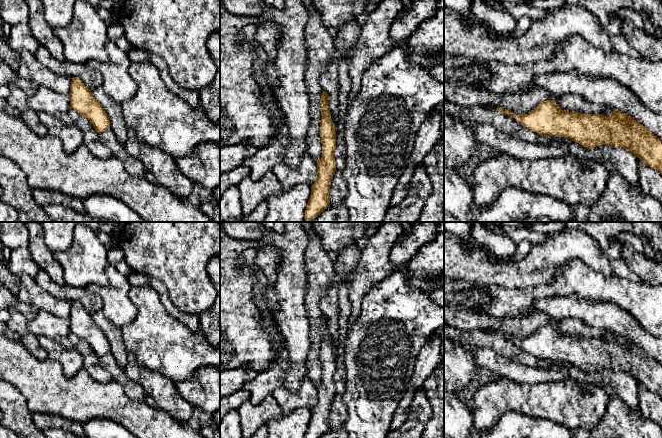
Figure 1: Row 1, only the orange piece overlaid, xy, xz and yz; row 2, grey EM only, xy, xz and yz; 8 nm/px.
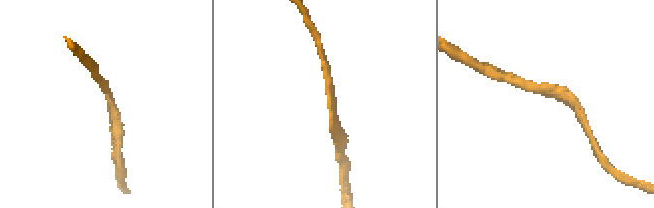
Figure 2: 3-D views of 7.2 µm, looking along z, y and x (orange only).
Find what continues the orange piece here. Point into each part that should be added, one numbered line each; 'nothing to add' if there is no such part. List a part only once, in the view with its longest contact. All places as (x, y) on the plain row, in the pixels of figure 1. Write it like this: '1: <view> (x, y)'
nothing to add

